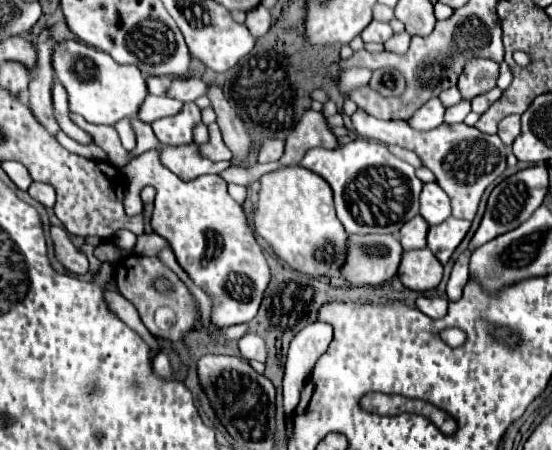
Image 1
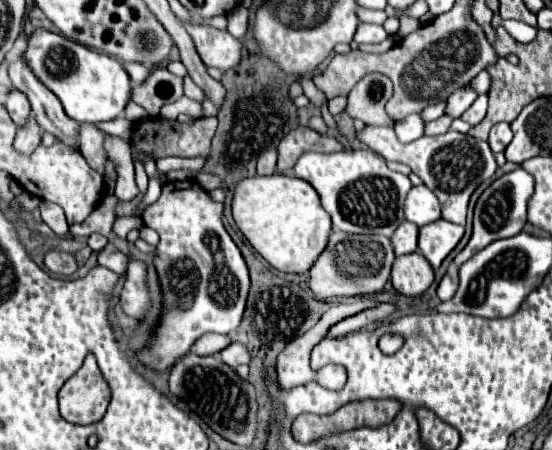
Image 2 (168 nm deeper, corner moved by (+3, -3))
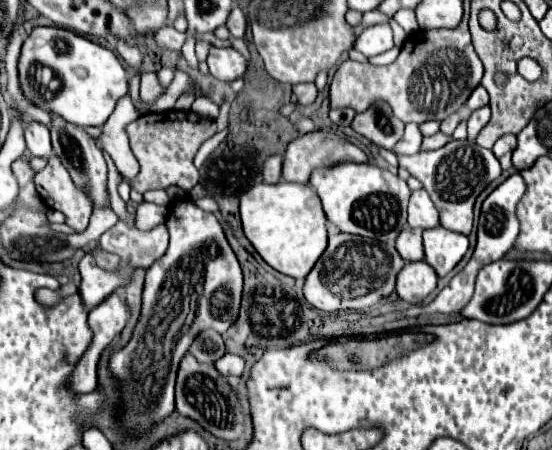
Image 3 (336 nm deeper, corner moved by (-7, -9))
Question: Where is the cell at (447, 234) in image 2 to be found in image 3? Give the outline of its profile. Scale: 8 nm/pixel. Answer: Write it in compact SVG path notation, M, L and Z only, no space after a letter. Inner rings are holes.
M444 227L424 231L424 253L426 263L436 271L438 277L448 275L468 251L468 237L452 233Z

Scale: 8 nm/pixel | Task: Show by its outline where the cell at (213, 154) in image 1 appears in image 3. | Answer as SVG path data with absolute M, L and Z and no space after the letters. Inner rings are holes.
M164 111L140 115L136 121L126 125L130 139L130 149L140 163L140 173L134 179L124 179L132 189L144 193L148 189L166 189L170 185L190 191L198 183L198 169L192 163L192 157L200 145L216 133L214 119L202 117L194 111Z

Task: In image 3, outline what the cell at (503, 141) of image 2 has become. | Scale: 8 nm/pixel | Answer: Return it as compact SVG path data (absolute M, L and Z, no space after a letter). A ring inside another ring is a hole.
M502 135L502 137L494 143L492 153L500 159L504 153L512 153L514 147L516 147L516 137L514 137L514 135Z

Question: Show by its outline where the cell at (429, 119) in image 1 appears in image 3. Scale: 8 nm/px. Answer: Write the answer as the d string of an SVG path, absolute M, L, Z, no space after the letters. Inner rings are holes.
M408 123L404 137L394 145L392 151L396 155L414 155L414 153L420 151L420 143L422 143L422 133L420 133L418 125L416 123Z

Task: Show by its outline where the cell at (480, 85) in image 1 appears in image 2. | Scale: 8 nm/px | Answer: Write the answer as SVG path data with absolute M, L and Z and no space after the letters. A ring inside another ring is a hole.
M464 85L460 87L458 91L454 91L450 97L448 97L448 107L446 107L446 113L452 115L452 117L460 117L474 101L476 101L478 93L472 85Z

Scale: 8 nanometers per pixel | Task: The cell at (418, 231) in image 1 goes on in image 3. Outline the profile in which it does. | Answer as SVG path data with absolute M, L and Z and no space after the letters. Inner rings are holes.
M402 229L396 239L396 251L404 261L422 261L424 247L422 247L422 229Z

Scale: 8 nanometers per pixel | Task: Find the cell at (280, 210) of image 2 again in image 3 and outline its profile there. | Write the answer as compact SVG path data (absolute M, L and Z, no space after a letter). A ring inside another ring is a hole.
M258 183L240 197L242 229L258 255L276 271L304 279L308 269L318 261L328 245L326 237L326 215L320 199L310 185L300 183Z

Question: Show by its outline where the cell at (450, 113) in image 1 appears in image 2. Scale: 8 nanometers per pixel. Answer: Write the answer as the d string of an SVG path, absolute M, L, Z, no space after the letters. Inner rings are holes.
M442 115L440 119L434 119L430 123L426 123L426 135L440 135L446 133L450 129L454 119L450 119L450 115Z

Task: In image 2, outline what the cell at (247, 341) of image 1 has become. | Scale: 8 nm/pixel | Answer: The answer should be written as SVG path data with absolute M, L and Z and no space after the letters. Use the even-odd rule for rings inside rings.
M230 343L224 351L220 351L220 357L230 367L238 367L242 363L250 363L250 359L252 359L250 349L246 345L242 345L242 343Z

